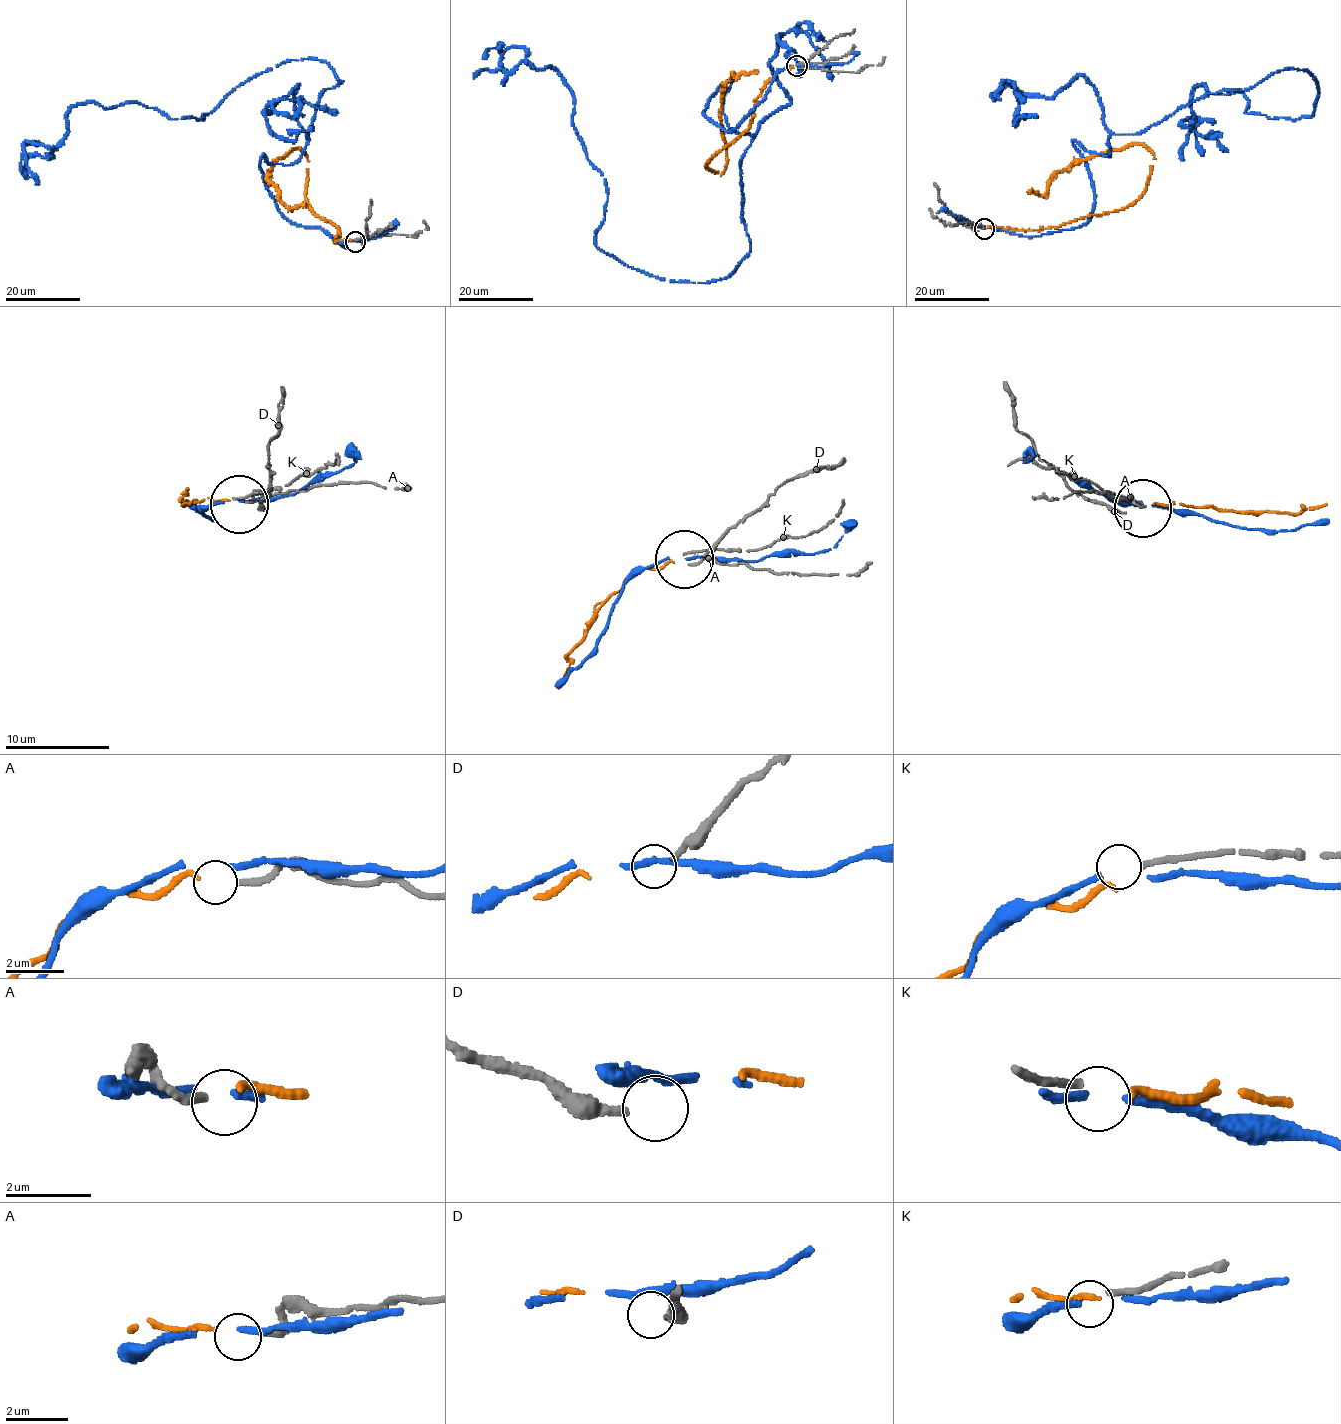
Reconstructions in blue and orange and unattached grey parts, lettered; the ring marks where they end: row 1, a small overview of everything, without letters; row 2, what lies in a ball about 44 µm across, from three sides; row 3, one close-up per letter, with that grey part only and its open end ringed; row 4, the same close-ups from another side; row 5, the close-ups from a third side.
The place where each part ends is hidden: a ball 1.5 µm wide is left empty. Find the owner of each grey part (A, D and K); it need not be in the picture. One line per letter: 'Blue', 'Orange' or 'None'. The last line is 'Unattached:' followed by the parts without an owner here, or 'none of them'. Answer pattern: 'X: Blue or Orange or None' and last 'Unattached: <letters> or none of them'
A: Orange
D: None
K: None
Unattached: D, K

